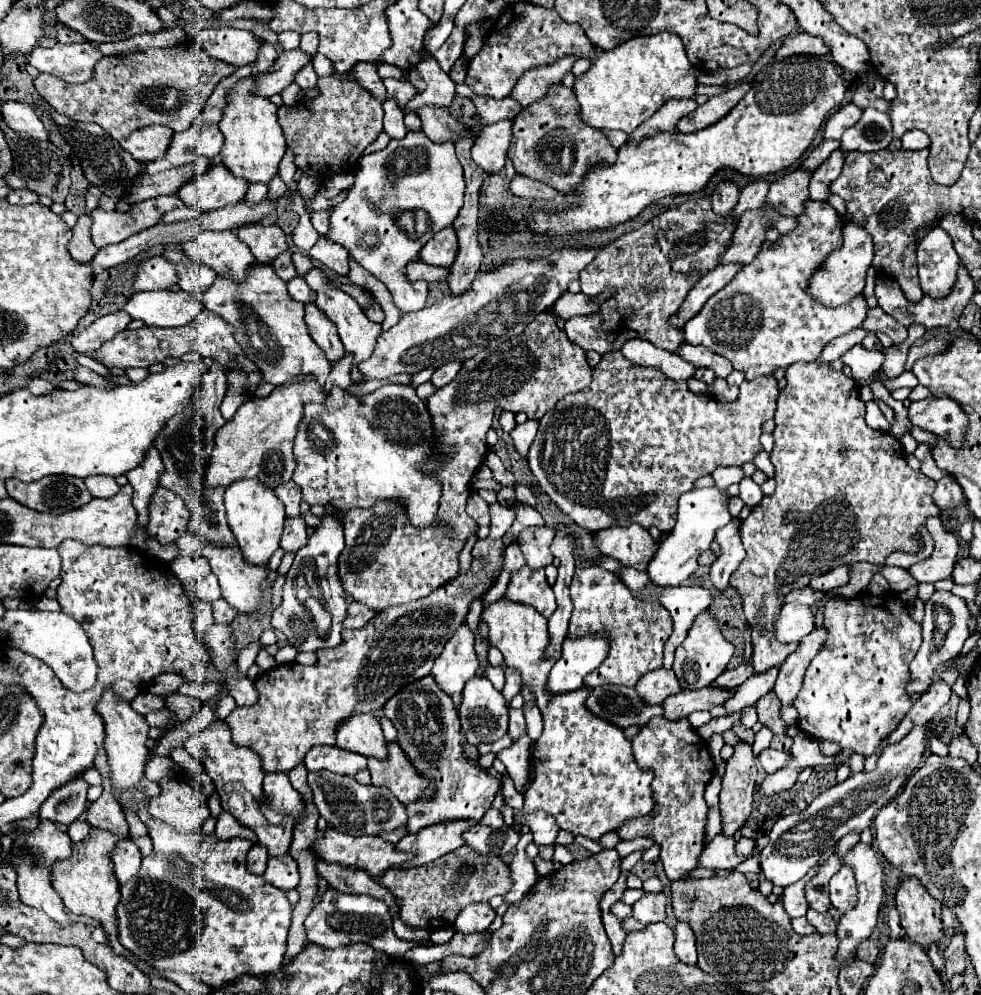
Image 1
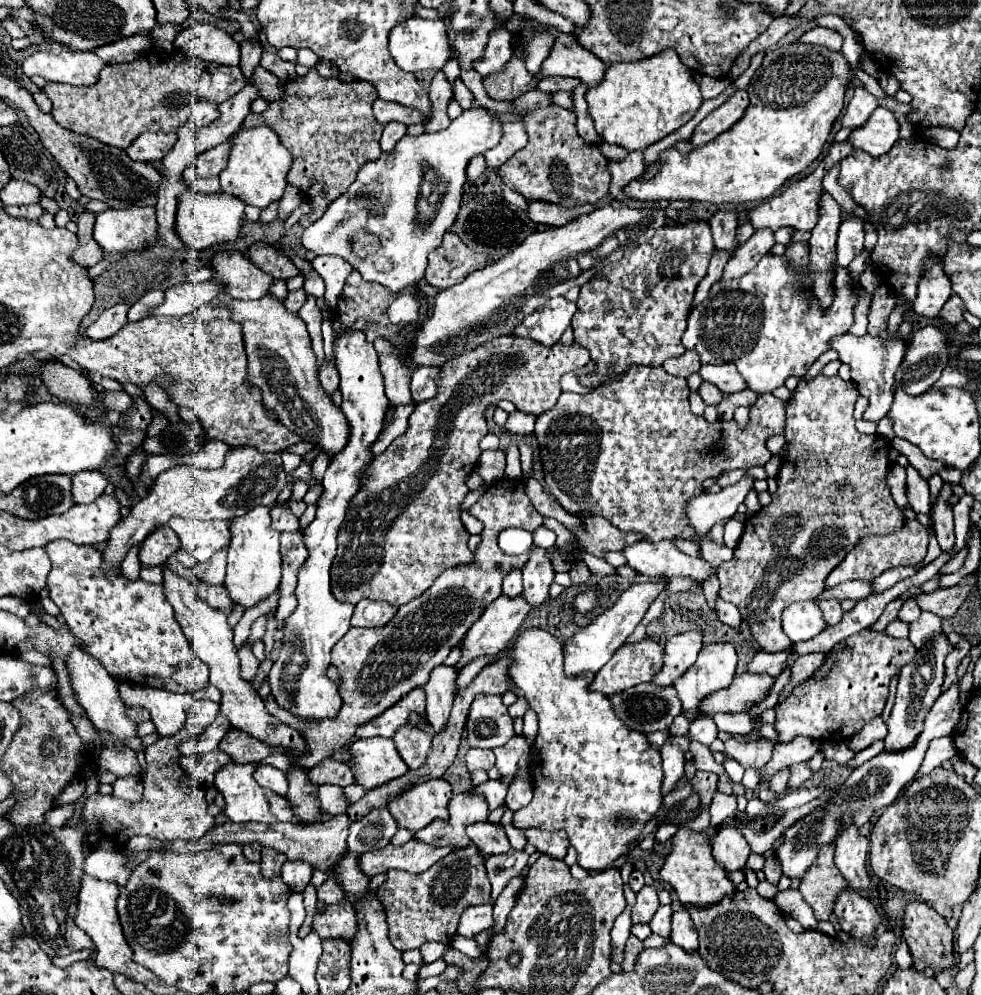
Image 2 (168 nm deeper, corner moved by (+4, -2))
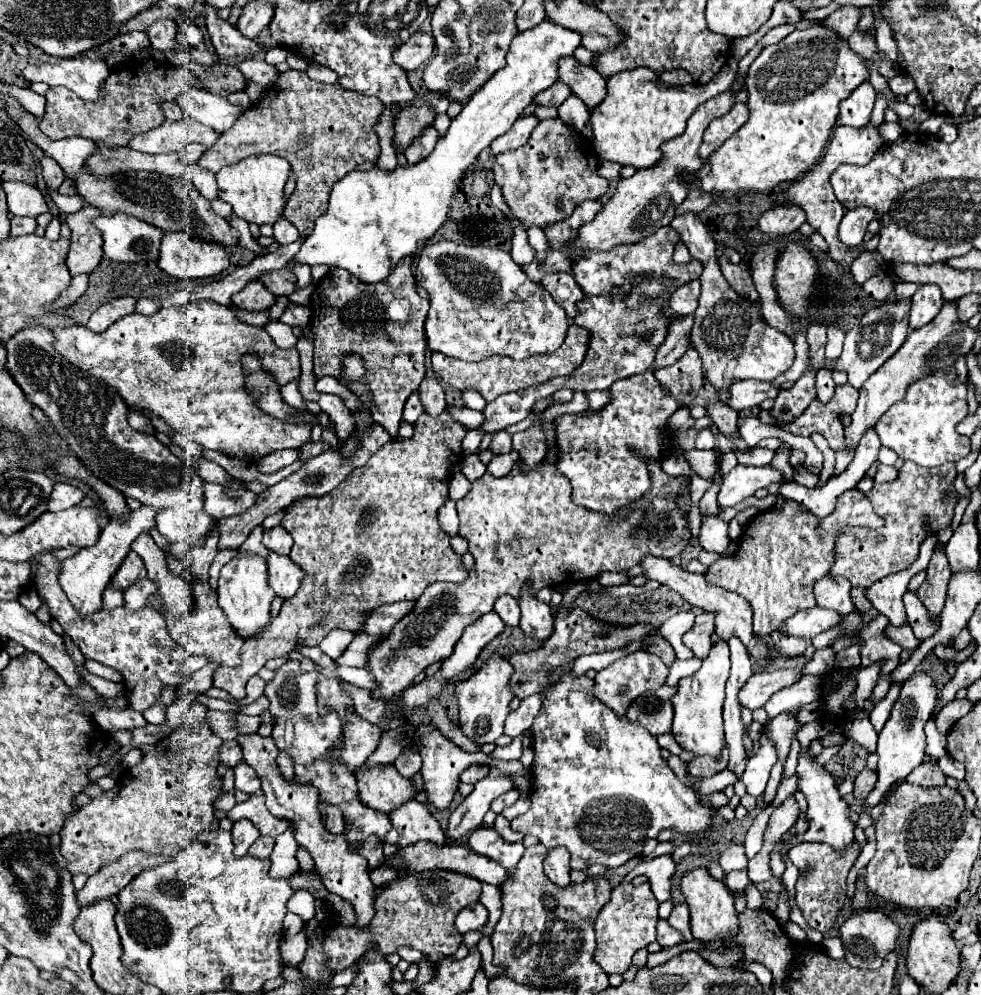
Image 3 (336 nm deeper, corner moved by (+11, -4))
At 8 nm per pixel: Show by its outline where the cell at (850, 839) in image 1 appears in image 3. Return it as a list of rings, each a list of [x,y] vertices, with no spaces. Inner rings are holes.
[[[914,673],[912,679],[908,679],[902,685],[900,697],[894,703],[894,709],[890,713],[890,719],[886,721],[884,729],[878,733],[878,783],[874,791],[866,797],[866,813],[874,805],[878,805],[884,797],[884,793],[900,779],[906,779],[922,761],[924,761],[924,749],[926,749],[926,735],[924,735],[924,723],[932,715],[932,709],[936,705],[936,693],[932,679],[926,673]]]

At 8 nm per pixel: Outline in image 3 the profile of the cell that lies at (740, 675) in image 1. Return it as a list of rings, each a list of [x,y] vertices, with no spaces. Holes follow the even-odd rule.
[[[778,633],[772,635],[776,650],[787,657],[797,657],[802,655],[808,646],[812,644],[811,639],[796,638],[793,636],[782,637]]]

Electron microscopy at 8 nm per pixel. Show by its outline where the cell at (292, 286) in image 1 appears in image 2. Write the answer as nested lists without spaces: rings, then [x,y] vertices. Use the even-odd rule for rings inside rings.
[[[297,289],[297,291],[291,291],[287,297],[285,297],[285,307],[289,309],[289,311],[299,311],[301,309],[301,305],[305,303],[305,299],[307,299],[307,293],[303,291],[303,289]]]

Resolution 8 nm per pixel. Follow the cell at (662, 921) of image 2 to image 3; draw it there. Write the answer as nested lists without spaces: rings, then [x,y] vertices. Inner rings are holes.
[[[664,919],[658,921],[658,937],[656,941],[662,945],[662,947],[672,947],[672,945],[680,945],[680,943],[686,943],[686,939]]]

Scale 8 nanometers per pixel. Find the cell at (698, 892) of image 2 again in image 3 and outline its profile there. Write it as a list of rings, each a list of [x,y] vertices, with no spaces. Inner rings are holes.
[[[694,869],[688,871],[682,877],[682,893],[686,897],[686,903],[690,907],[690,921],[692,921],[692,935],[694,939],[702,943],[710,941],[726,941],[728,937],[734,937],[738,931],[738,915],[734,911],[734,899],[728,893],[728,889],[710,877],[706,869]]]

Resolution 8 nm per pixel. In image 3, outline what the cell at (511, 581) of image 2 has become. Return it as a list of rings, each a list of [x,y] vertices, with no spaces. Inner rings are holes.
[[[500,597],[494,605],[494,611],[500,615],[500,619],[510,625],[510,627],[518,627],[520,625],[520,607],[518,607],[518,601],[514,597]]]

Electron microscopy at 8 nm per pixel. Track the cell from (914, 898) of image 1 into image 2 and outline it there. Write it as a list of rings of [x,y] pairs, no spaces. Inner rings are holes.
[[[913,901],[905,907],[903,937],[909,945],[911,955],[921,959],[925,963],[925,967],[929,967],[929,969],[941,971],[941,969],[947,969],[955,963],[955,959],[953,959],[953,931],[947,923],[943,923],[943,917],[931,905],[927,905],[923,901]]]

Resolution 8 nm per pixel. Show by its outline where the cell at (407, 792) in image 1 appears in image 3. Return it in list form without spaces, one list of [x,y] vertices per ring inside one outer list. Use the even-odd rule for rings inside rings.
[[[408,801],[392,813],[392,829],[386,837],[386,843],[408,847],[418,841],[430,841],[436,845],[446,845],[446,835],[440,823],[430,815],[428,807],[418,801]]]

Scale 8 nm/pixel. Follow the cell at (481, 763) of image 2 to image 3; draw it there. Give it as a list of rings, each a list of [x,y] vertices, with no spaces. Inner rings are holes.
[[[470,765],[470,767],[462,773],[460,779],[462,779],[464,783],[472,783],[472,785],[474,785],[474,783],[478,783],[482,777],[488,775],[488,769],[490,769],[488,765]]]

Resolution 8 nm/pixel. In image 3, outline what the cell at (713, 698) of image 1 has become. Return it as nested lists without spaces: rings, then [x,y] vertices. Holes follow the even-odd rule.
[[[782,669],[782,671],[764,671],[764,673],[754,673],[746,685],[742,687],[738,699],[740,699],[740,705],[748,707],[748,709],[758,709],[758,707],[764,707],[766,701],[778,693],[780,689],[784,687],[790,687],[794,685],[796,681],[802,679],[802,671],[800,669]]]

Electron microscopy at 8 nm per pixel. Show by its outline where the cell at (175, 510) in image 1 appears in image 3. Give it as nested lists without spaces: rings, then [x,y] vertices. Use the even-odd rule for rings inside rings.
[[[130,551],[130,553],[126,555],[126,559],[122,561],[120,569],[116,571],[116,575],[112,577],[110,587],[124,591],[124,589],[128,589],[130,585],[134,585],[134,583],[138,583],[138,581],[142,581],[142,579],[146,579],[144,563],[140,561],[140,557],[138,557],[134,551]]]

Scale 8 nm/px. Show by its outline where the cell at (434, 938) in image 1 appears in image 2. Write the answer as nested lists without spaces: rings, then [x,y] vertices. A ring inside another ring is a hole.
[[[427,941],[427,943],[421,945],[421,955],[423,955],[425,963],[433,963],[435,959],[443,957],[447,949],[449,949],[449,945],[445,945],[445,943],[439,943],[439,941]]]

